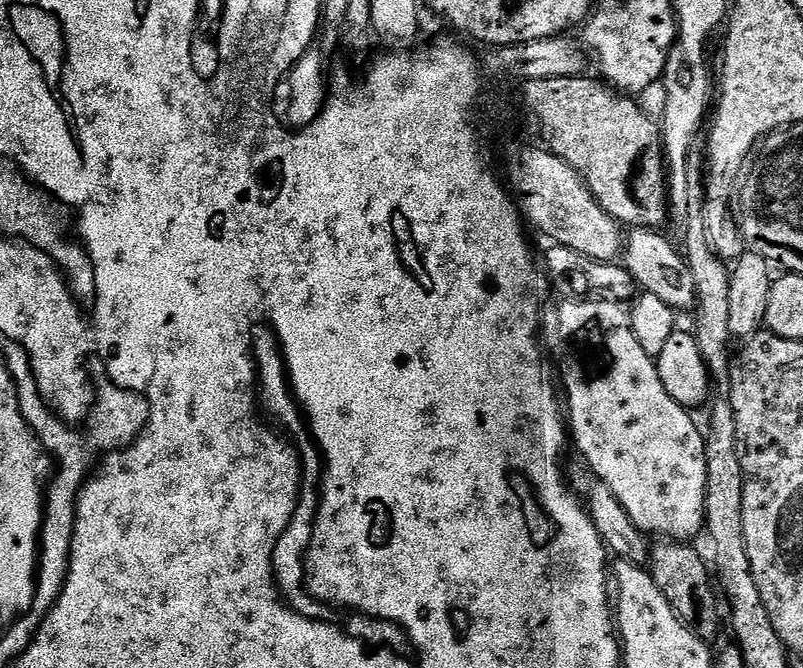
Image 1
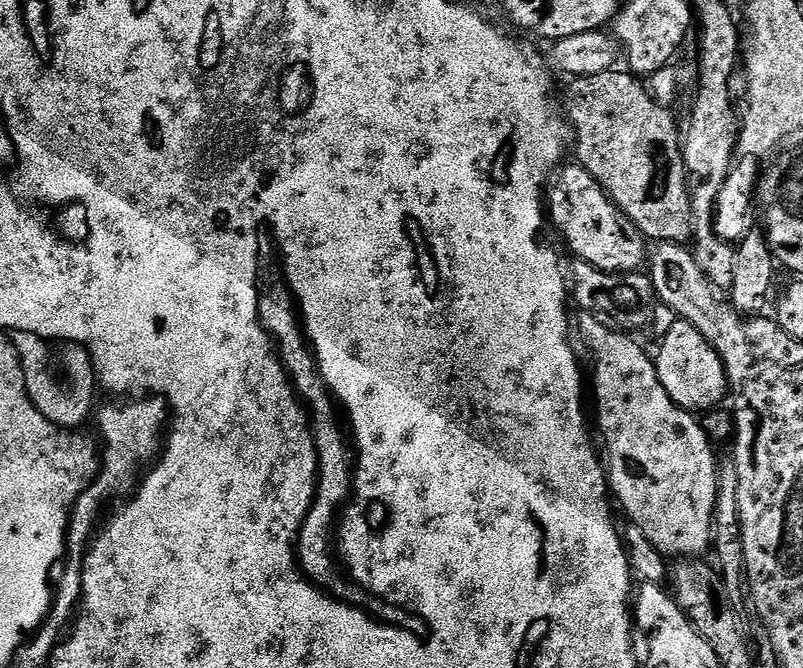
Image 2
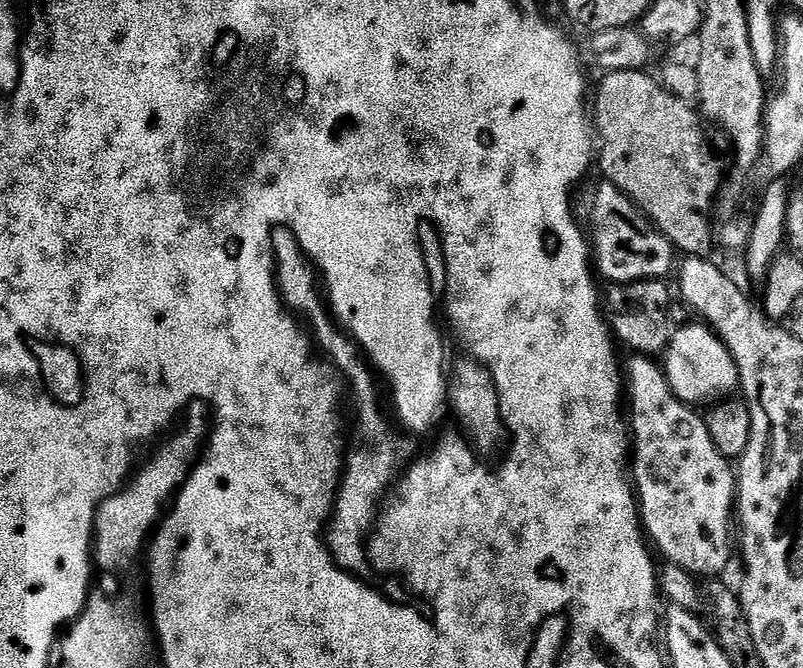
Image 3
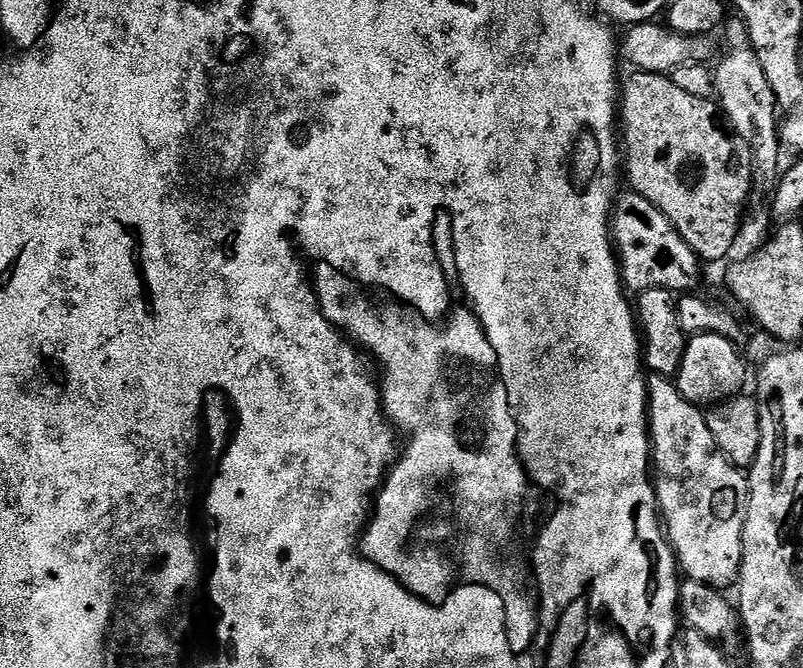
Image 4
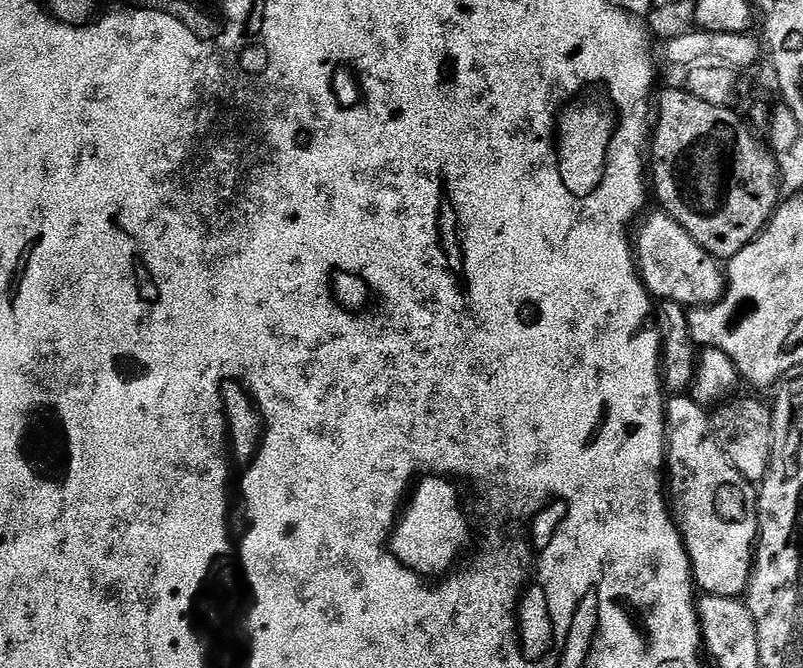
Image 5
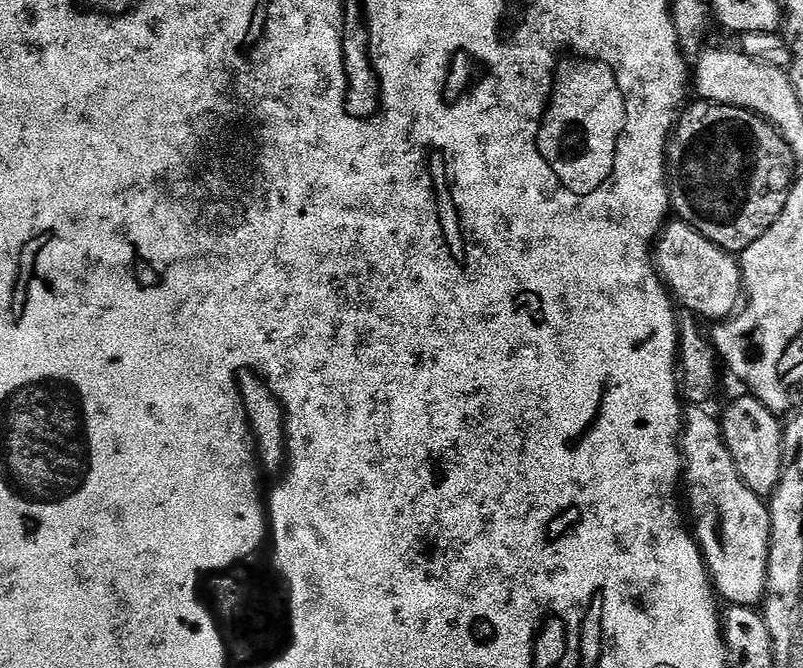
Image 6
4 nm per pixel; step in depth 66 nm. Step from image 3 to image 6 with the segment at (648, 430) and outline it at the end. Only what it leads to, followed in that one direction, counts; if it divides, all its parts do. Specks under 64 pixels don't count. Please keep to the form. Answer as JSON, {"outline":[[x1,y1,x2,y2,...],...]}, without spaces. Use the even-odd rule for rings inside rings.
{"outline":[[692,406,684,413,682,484,692,499,690,520,717,597,728,606,756,608,768,590,768,547,772,537,769,505,742,482,724,444,719,419,707,411,707,407]]}

